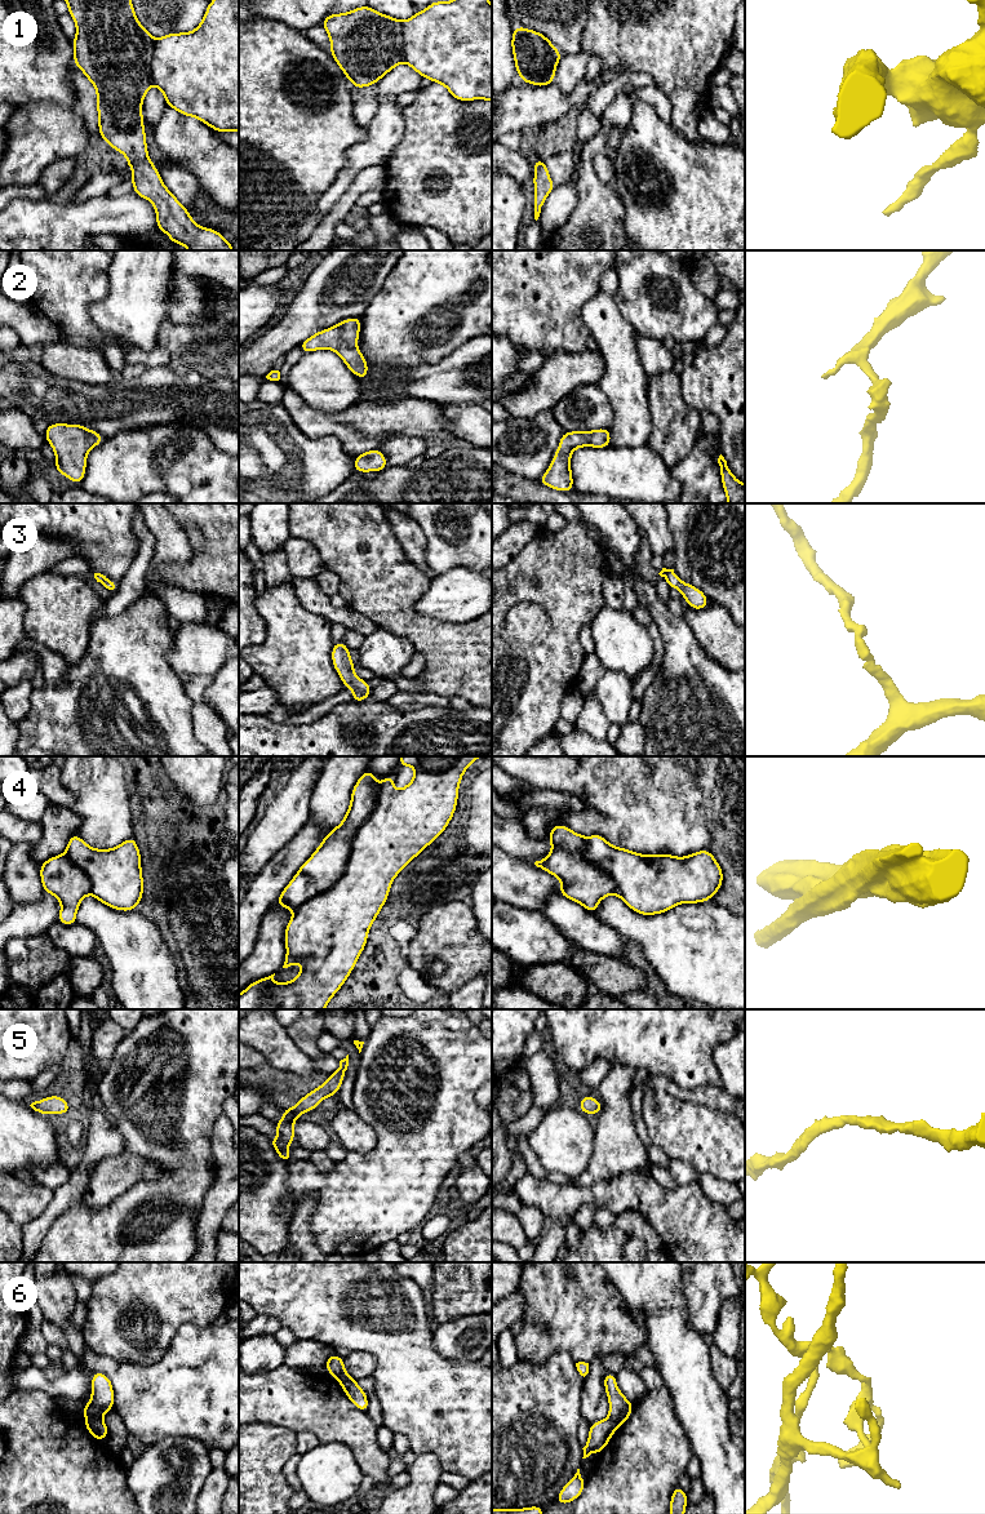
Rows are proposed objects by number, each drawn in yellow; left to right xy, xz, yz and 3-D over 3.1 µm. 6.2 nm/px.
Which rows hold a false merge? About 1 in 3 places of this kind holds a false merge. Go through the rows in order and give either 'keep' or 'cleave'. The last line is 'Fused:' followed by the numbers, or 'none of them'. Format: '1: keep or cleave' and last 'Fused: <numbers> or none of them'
1: cleave
2: keep
3: keep
4: cleave
5: keep
6: cleave
Fused: 1, 4, 6

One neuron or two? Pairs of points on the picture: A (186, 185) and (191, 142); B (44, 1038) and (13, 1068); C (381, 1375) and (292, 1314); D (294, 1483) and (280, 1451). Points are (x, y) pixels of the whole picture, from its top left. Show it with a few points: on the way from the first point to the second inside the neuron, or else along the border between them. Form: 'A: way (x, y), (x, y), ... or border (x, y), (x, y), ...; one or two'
A: border (174, 164), (186, 168), (194, 176), (202, 195); two
B: way (41, 1051), (40, 1062), (26, 1062); one
C: way (373, 1348), (333, 1314), (319, 1314); one
D: border (294, 1452), (283, 1468), (285, 1482), (292, 1491); two

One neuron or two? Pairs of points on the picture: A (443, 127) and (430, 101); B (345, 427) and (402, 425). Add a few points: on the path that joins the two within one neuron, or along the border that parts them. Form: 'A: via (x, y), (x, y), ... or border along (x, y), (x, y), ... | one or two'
A: via (436, 120), (433, 107) | one
B: via (359, 427), (365, 425), (387, 425) | one

